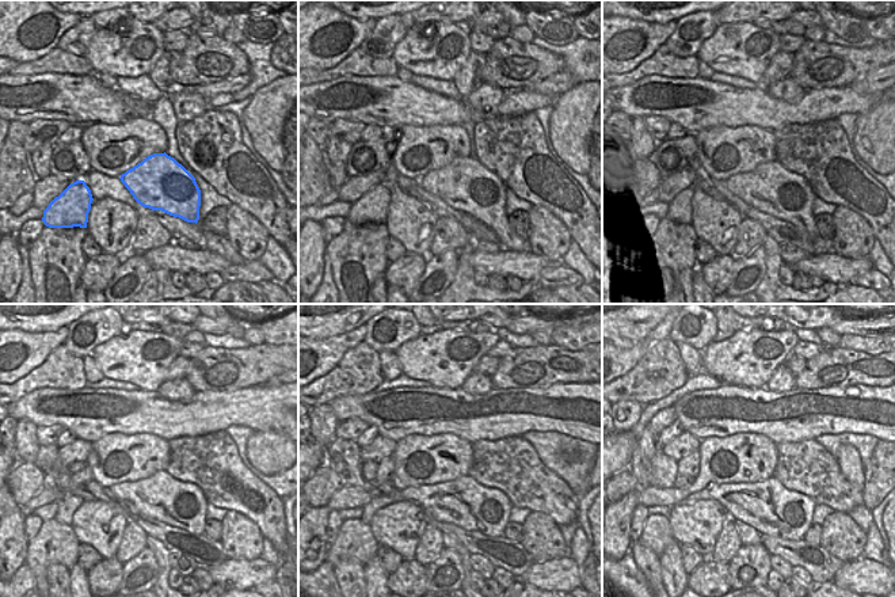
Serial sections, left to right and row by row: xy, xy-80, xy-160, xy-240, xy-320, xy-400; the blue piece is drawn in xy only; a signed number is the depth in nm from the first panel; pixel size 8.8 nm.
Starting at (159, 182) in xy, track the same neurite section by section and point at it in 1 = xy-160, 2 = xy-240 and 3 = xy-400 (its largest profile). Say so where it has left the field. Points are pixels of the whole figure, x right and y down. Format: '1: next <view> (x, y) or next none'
1: next xy-160 (769, 187)
2: next xy-240 (182, 505)
3: next xy-400 (768, 506)

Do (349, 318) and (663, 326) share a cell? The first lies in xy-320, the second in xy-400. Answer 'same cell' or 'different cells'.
different cells

